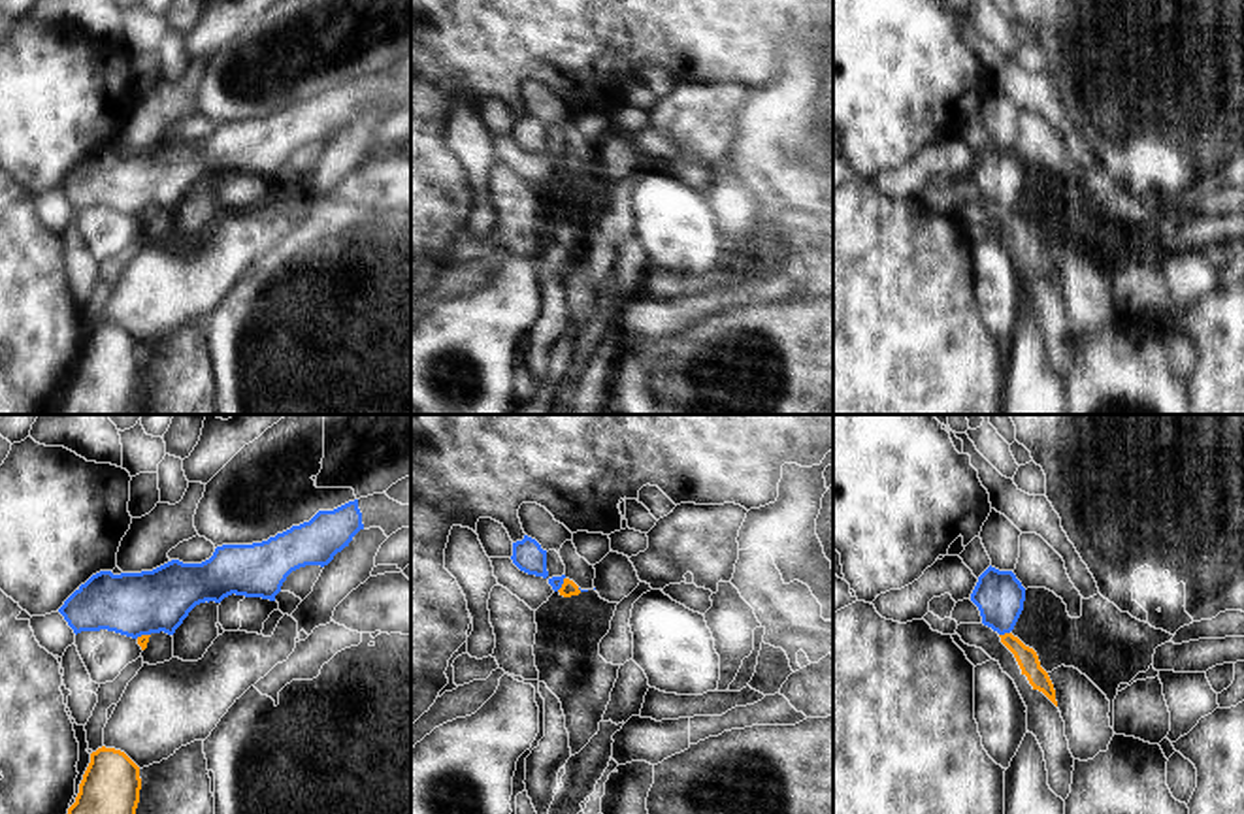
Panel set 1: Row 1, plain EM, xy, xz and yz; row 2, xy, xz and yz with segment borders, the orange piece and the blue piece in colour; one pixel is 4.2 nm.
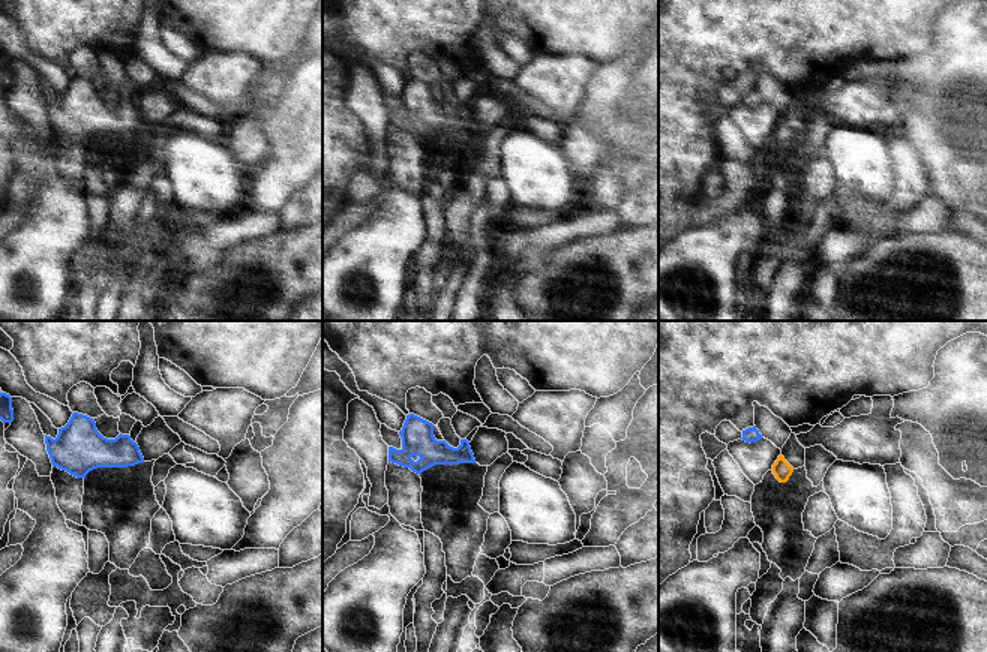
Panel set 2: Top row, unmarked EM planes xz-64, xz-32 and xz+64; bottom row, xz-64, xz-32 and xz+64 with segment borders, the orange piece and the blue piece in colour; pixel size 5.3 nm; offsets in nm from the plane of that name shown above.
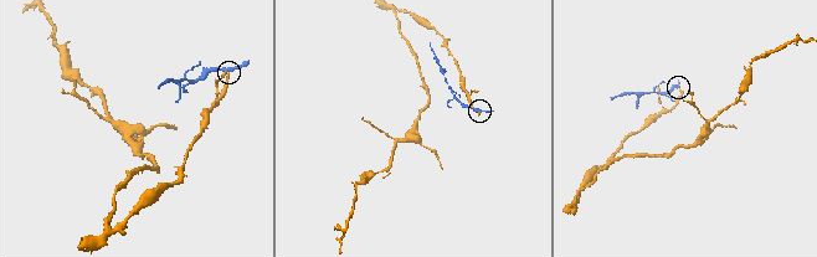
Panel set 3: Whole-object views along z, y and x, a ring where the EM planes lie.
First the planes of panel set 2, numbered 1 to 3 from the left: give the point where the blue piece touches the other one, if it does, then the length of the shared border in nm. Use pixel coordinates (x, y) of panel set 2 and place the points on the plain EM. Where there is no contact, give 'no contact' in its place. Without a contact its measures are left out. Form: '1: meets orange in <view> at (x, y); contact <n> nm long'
1: no contact
2: no contact
3: no contact

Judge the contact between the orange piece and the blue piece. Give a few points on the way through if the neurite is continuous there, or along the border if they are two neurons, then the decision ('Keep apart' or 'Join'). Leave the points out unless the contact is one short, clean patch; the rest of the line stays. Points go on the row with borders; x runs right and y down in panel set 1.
Boundary: yz (1009, 632), (999, 635). Keep apart.

